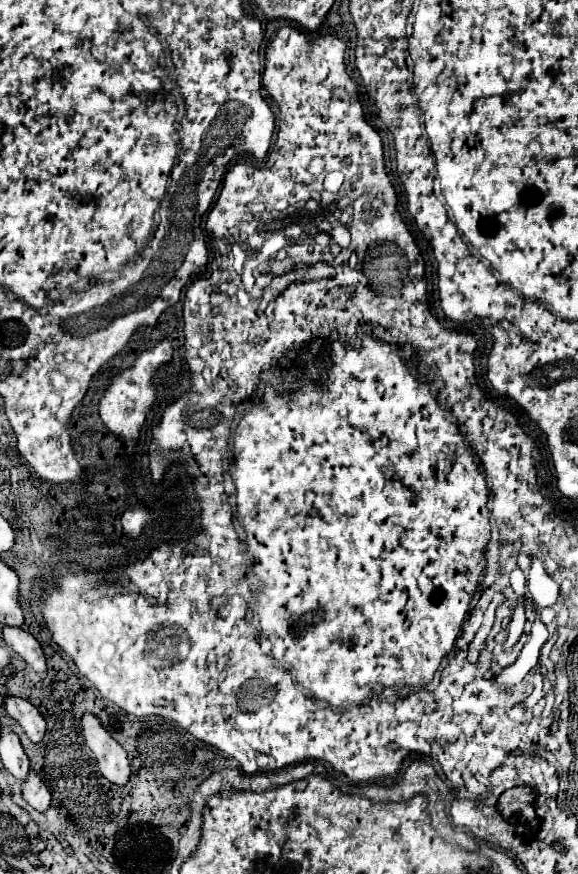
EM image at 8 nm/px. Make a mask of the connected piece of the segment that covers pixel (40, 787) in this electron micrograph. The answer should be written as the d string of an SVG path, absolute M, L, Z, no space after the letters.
M32 769L26 775L26 779L22 781L22 797L32 809L42 811L42 813L50 807L50 799L52 799L52 795L50 795L48 787L44 785L42 777Z

